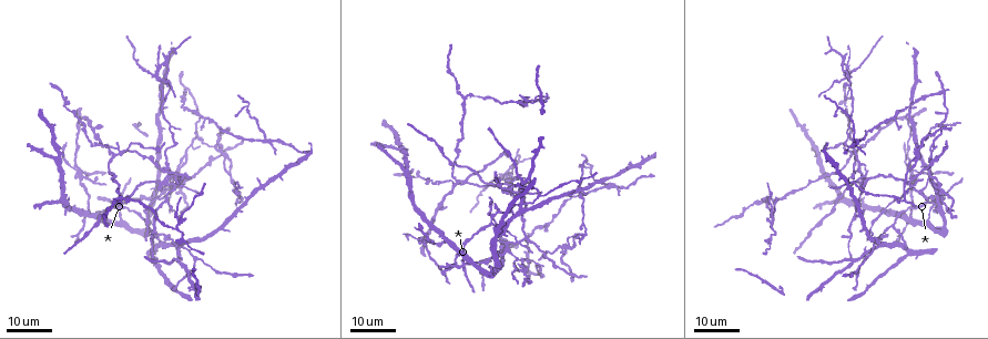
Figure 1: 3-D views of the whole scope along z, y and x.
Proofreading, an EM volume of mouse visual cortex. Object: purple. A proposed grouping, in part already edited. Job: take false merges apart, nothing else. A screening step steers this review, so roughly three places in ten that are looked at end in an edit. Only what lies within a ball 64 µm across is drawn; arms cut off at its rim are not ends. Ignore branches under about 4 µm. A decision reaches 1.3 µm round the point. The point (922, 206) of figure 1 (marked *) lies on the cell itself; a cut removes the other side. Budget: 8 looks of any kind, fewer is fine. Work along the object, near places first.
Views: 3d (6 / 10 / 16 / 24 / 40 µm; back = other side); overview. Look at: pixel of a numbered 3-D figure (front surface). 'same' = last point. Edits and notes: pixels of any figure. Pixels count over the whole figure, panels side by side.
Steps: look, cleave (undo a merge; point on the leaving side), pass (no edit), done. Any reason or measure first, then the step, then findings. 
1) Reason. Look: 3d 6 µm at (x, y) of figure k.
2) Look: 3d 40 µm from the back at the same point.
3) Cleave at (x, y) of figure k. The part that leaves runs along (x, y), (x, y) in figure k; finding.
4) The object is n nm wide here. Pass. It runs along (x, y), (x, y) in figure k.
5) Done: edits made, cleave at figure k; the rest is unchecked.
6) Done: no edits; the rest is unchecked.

Look: 3d 16 µm at (932, 203) of figure 1.

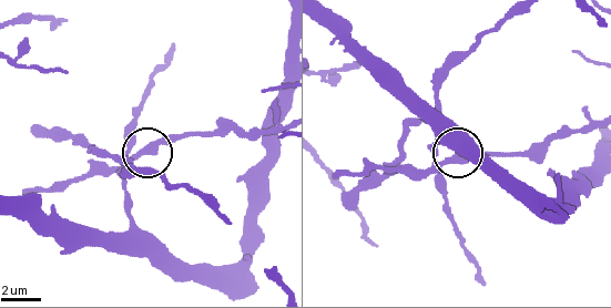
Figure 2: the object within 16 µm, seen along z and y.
Look: 3d 6 µm at (138, 156) of figure 2.

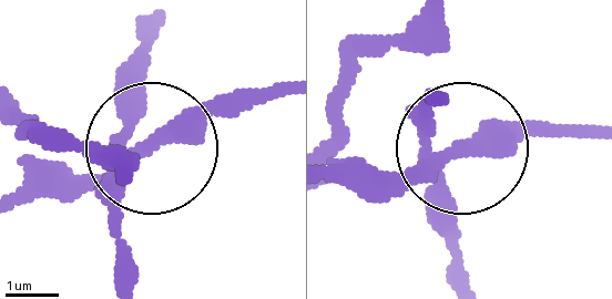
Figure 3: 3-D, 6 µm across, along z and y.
The object is 270 nm wide here. Pass. One cell here.

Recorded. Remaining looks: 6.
Calibre changes. Look: 3d 24 µm at (139, 197) of figure 1.

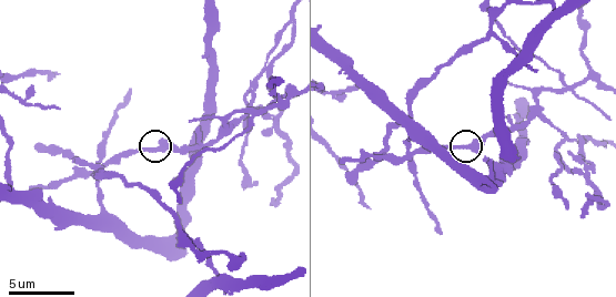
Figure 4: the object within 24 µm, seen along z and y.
Look: 3d 10 µm at (471, 146) of figure 4.

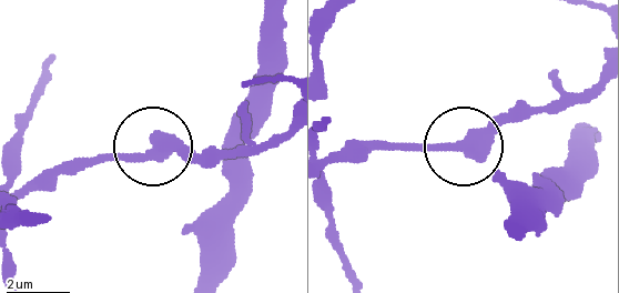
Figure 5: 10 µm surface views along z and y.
Pass. It runs along (327, 161), (479, 143), (524, 105) in figure 5; continuous, no second cell.

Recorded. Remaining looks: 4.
Sudden change in width. Look: 3d 24 µm at (906, 177) of figure 1.

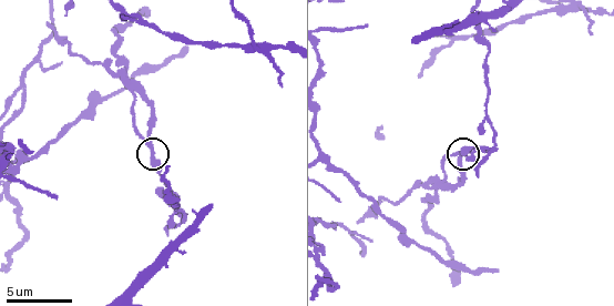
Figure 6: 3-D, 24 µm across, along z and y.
Look: 3d 10 µm at (149, 148) of figure 6.

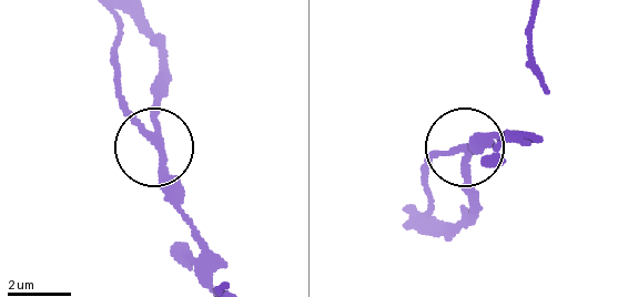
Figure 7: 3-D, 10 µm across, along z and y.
3 arms meet here. Pass. It runs along (105, 10), (121, 34), (127, 113), (193, 238) in figure 7; continuous, no second cell.

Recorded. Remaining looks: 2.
A fork. Look: 3d 24 µm at (119, 199) of figure 1.

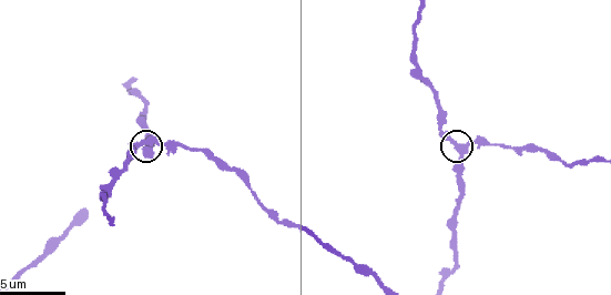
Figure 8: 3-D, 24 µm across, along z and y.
Zoom in. Look: 3d 6 µm at (462, 147) of figure 8.

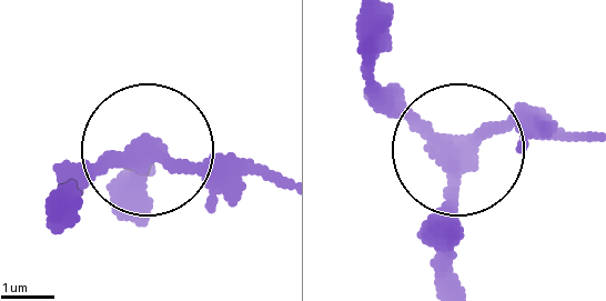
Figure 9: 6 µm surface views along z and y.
Pass. It runs along (446, 286), (451, 158), (372, 78) in figure 9; all the same cell.

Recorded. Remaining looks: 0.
Done: no edits; the rest is unchecked.

